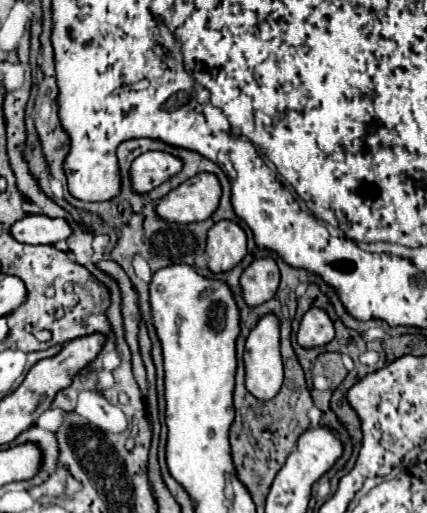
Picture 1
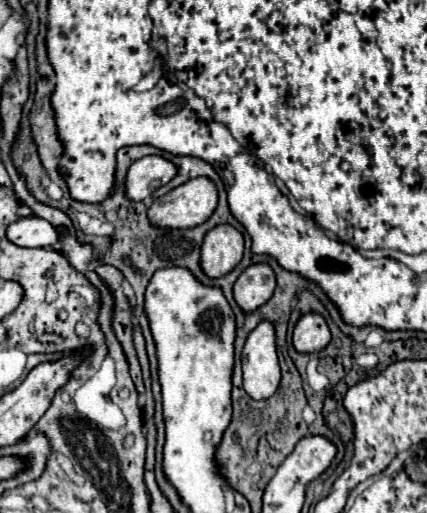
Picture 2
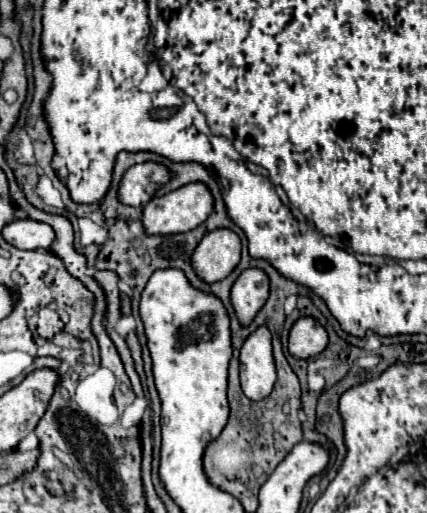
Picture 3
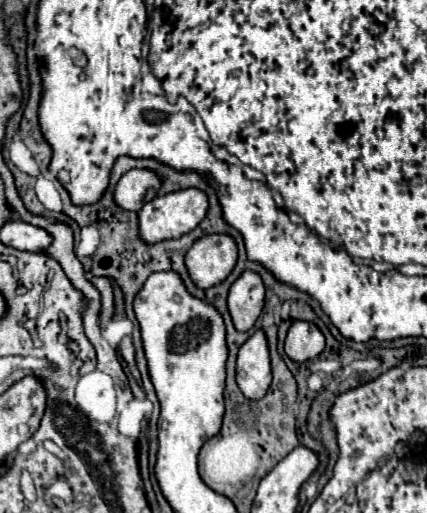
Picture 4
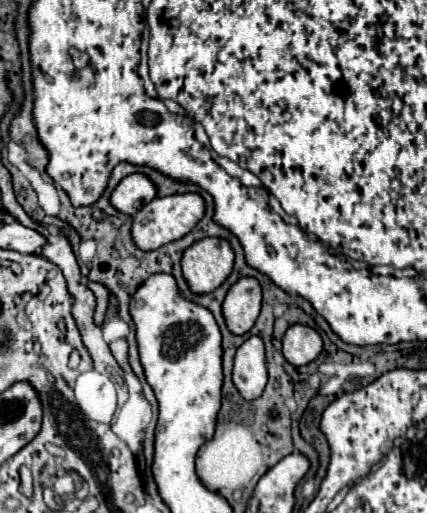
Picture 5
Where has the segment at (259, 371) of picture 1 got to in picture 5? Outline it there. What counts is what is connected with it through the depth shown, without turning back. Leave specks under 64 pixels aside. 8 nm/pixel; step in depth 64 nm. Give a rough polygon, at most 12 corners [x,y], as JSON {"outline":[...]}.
{"outline":[[250,336],[236,352],[232,380],[246,400],[268,382],[266,350]]}

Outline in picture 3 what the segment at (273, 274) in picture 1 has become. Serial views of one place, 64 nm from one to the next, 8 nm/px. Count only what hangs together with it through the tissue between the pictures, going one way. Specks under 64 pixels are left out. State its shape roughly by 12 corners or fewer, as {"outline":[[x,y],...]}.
{"outline":[[244,270],[232,304],[248,326],[270,294],[268,274]]}

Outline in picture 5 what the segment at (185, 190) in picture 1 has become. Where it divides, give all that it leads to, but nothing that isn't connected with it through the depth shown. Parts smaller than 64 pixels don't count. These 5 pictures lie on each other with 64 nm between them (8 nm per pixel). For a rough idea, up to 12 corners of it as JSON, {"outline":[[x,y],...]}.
{"outline":[[196,192],[156,196],[134,216],[140,250],[186,236],[202,220]]}

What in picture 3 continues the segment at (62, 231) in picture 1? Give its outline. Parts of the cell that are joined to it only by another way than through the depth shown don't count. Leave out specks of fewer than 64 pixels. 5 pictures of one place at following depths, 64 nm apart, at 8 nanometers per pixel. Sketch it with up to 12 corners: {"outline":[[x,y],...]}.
{"outline":[[12,220],[2,236],[22,250],[50,248],[54,230],[36,220]]}

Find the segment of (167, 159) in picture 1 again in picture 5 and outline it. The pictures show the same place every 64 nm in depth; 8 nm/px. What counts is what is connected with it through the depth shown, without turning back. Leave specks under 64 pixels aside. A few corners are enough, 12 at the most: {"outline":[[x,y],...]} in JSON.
{"outline":[[146,174],[122,178],[110,202],[134,216],[152,198],[156,186]]}

